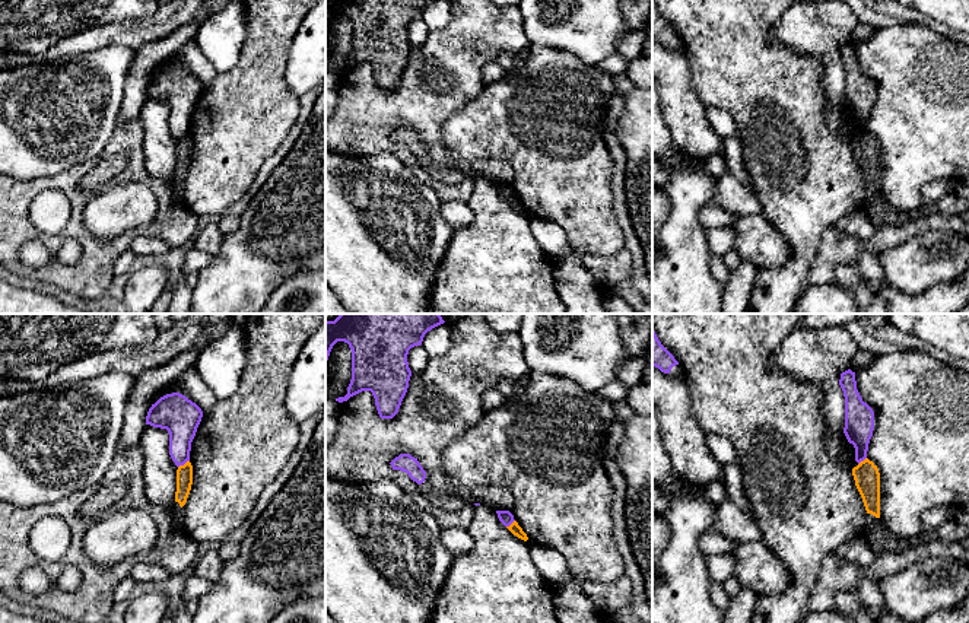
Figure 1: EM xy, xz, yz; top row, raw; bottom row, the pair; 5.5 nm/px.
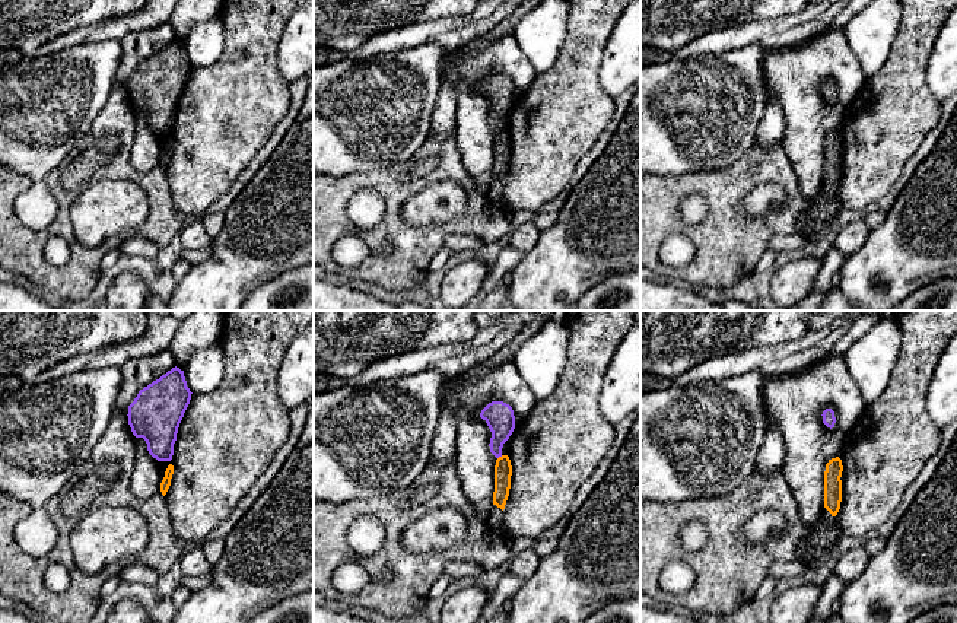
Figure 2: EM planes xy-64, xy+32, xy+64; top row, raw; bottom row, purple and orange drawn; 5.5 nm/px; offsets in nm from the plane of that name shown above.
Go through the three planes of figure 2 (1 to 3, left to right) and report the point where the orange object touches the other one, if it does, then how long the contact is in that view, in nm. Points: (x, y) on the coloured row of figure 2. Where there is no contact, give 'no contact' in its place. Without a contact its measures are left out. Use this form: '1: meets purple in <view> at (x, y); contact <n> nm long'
1: no contact
2: meets purple in xy+32 at (499, 455); contact 40 nm long
3: no contact

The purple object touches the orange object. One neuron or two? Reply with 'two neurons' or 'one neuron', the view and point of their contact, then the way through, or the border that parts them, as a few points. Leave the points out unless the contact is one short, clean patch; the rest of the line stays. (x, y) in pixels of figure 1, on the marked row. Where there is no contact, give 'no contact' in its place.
two neurons; meets purple in xy at (183, 464); border along xy (188, 460), (178, 467)

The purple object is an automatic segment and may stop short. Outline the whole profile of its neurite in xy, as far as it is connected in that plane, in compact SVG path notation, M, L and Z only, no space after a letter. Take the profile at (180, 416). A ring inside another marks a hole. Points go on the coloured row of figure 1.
M179 392L161 397L147 411L146 425L166 429L169 455L177 467L190 461L191 442L201 422L201 409Z

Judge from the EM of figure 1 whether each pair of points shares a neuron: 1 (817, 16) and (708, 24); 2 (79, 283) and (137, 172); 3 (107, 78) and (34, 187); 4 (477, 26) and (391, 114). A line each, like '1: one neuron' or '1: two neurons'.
1: two neurons
2: one neuron
3: two neurons
4: one neuron

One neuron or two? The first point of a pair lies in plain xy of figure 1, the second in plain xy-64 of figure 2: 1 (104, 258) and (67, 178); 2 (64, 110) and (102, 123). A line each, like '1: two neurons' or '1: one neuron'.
1: two neurons
2: two neurons

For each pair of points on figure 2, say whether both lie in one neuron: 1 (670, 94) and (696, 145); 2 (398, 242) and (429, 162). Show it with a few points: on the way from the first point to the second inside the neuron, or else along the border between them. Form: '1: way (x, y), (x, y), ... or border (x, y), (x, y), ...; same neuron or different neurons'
1: way (677, 107), (696, 126), (696, 132); same neuron
2: border (439, 159), (425, 175), (409, 180), (403, 178); different neurons

